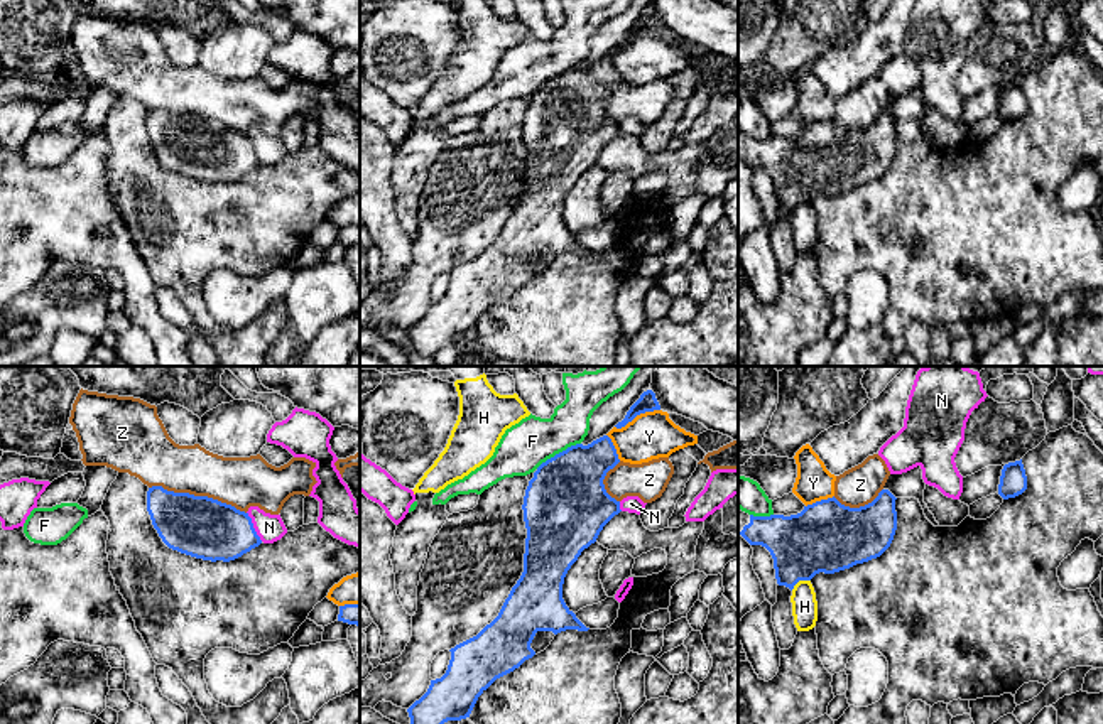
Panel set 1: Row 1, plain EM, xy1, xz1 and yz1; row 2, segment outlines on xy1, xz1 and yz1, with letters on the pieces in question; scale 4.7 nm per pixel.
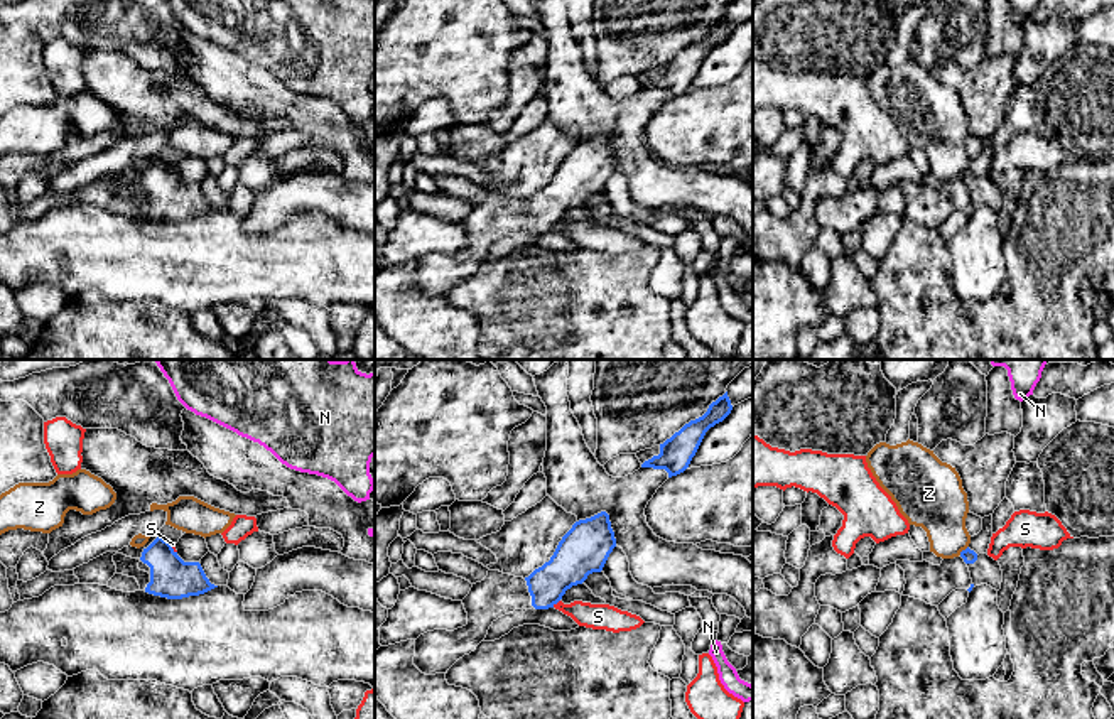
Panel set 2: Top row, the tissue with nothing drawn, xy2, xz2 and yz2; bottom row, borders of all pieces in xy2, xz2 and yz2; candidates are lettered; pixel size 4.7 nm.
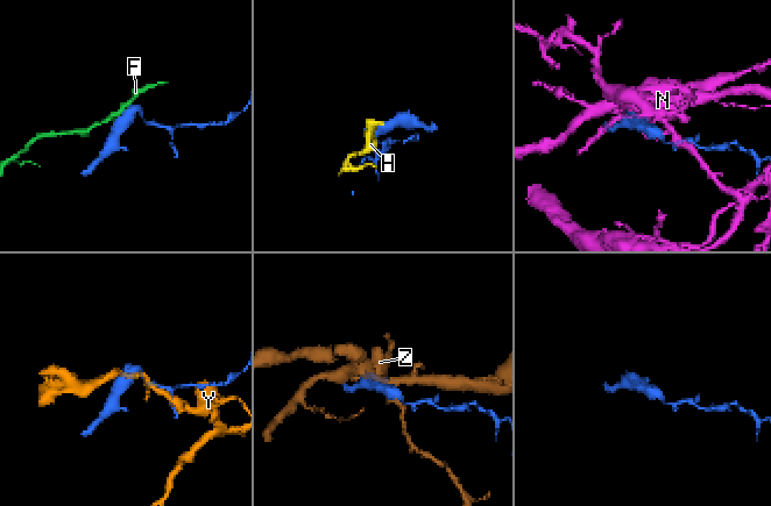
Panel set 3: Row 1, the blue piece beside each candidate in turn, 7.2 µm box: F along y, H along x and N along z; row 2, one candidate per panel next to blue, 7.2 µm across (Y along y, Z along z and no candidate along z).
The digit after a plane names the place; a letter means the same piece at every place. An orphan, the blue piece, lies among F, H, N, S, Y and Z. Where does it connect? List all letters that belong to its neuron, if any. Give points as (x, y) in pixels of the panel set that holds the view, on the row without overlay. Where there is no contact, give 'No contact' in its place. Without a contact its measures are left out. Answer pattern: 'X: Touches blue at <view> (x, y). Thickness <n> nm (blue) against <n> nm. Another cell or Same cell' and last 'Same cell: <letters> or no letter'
F: Touches blue at xz1 (559, 75). Thickness 400 nm (blue) against 220 nm. Another cell
H: Touches blue at yz1 (799, 201). Thickness 340 nm (blue) against 130 nm. Another cell
N: Touches blue at xy1 (252, 149). Thickness 300 nm (blue) against 130 nm. Another cell
S: Touches blue at xz2 (556, 225). Thickness 200 nm (blue) against 130 nm. Another cell
Y: Touches blue at xz1 (637, 36). Thickness 90 nm (blue) against 220 nm. Another cell
Z: Touches blue at xy1 (198, 118). Thickness 300 nm (blue) against 240 nm. Another cell
Same cell: no letter

